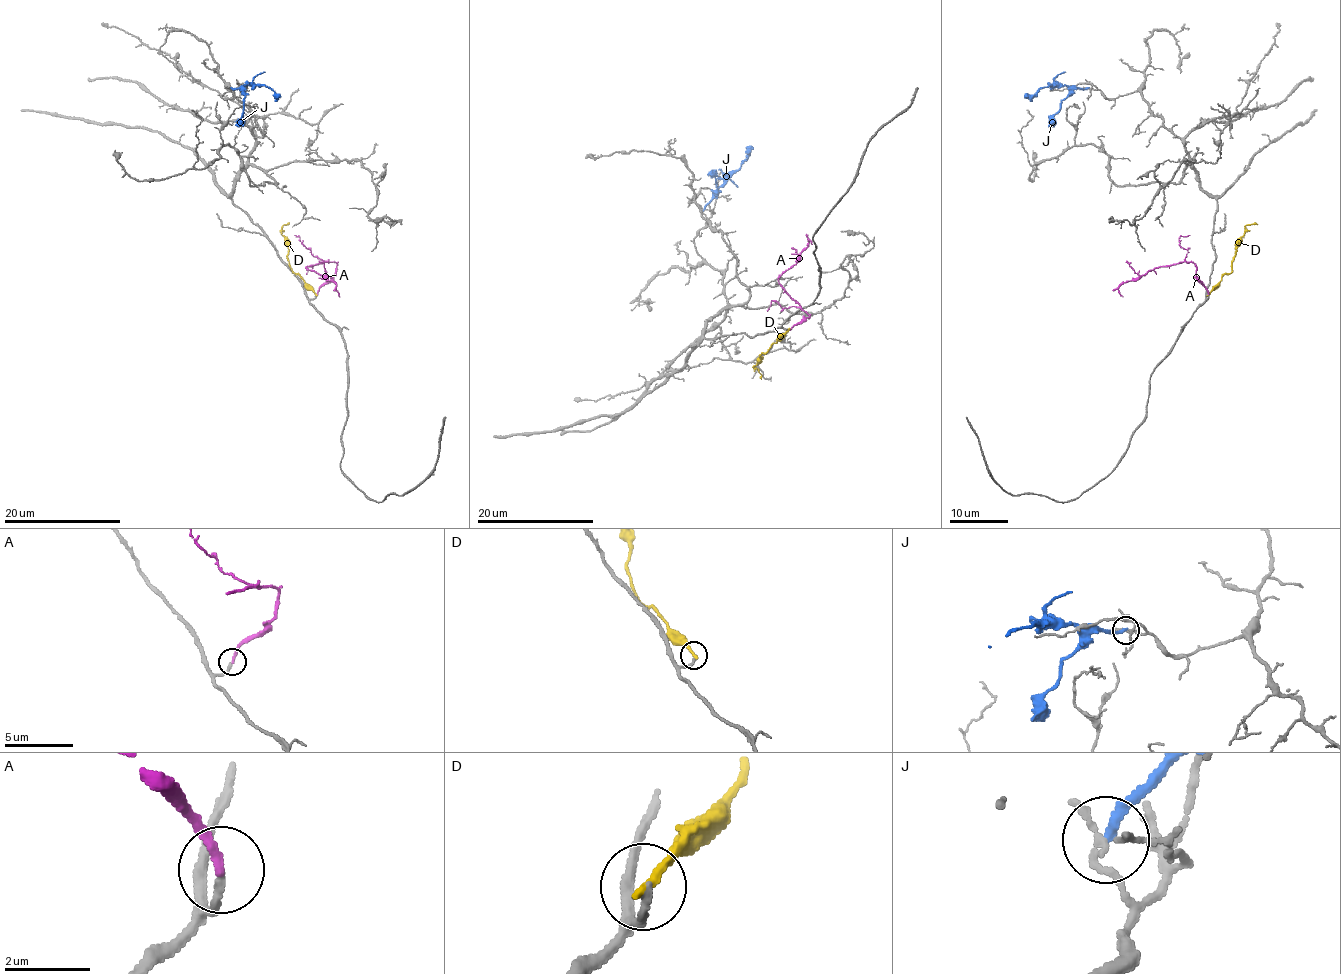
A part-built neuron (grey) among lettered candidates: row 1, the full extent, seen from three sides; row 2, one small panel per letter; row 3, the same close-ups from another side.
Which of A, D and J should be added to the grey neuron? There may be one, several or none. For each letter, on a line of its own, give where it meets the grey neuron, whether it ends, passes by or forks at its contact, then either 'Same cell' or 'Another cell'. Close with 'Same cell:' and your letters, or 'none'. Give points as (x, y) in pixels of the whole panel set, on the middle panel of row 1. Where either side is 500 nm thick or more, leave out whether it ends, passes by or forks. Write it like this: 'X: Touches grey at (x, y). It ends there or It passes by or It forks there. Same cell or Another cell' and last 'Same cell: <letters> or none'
A: Touches grey at (789, 330). It ends there. Same cell
D: Touches grey at (788, 329). It ends there. Another cell
J: Touches grey at (703, 210). It ends there. Another cell
Same cell: A

